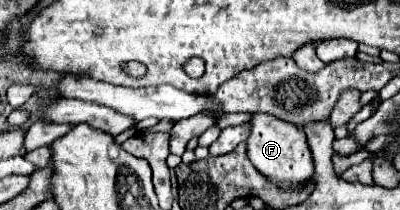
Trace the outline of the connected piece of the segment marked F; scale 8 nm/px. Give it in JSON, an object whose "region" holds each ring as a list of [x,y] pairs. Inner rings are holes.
{"region":[[[251,114],[249,126],[251,126],[251,134],[247,140],[249,160],[253,162],[255,168],[259,168],[259,172],[263,172],[271,180],[275,180],[273,184],[277,184],[281,188],[299,186],[313,176],[313,160],[311,160],[307,136],[301,128],[297,128],[289,122],[277,120],[269,114]]]}

